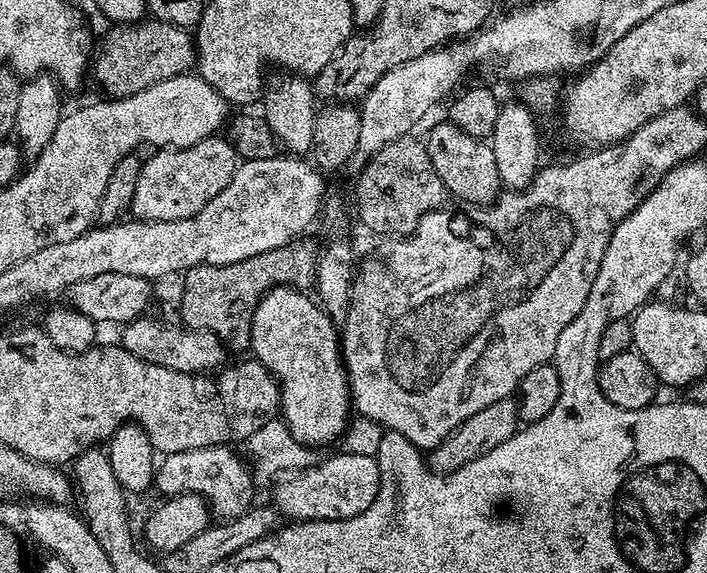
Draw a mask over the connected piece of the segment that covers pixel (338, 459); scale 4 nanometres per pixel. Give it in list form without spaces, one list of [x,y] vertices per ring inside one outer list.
[[[337,451],[337,456],[332,456],[329,460],[313,463],[310,468],[302,468],[299,472],[285,475],[277,479],[276,501],[274,507],[281,517],[292,522],[302,520],[345,520],[354,518],[362,514],[374,502],[374,498],[380,489],[380,468],[376,465],[375,456],[363,456],[362,454],[350,454],[349,452]]]

